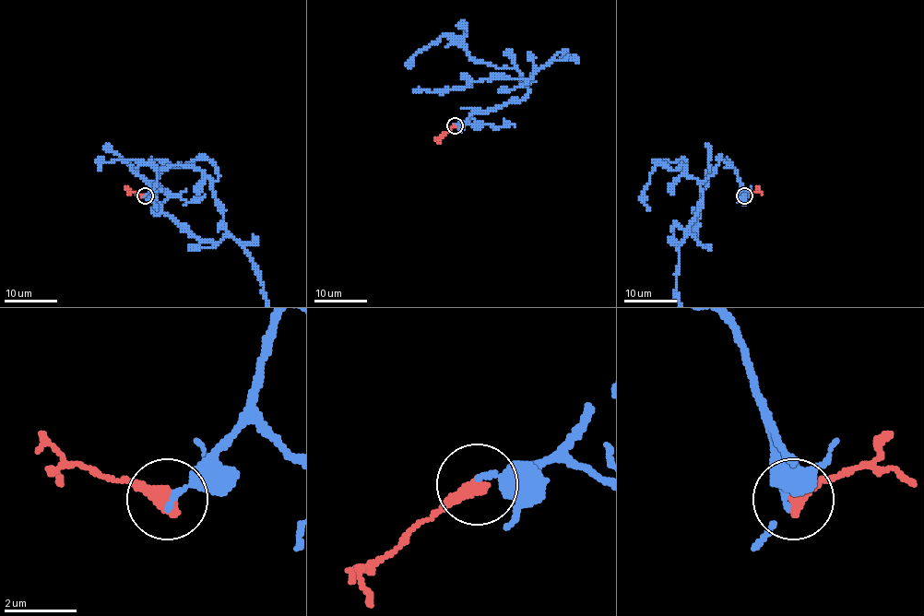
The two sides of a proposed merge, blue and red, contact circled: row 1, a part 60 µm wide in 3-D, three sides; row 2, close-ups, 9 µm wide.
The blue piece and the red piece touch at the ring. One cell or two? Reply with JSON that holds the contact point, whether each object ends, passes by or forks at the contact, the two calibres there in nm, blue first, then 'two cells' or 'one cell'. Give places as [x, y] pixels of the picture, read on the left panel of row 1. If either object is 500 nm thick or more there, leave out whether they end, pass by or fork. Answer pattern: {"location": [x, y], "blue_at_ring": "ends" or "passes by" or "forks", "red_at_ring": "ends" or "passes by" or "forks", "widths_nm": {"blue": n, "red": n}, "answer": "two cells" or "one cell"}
{"location": [145, 195], "blue_at_ring": "ends", "red_at_ring": "ends", "widths_nm": {"blue": 170, "red": 440}, "answer": "two cells"}

